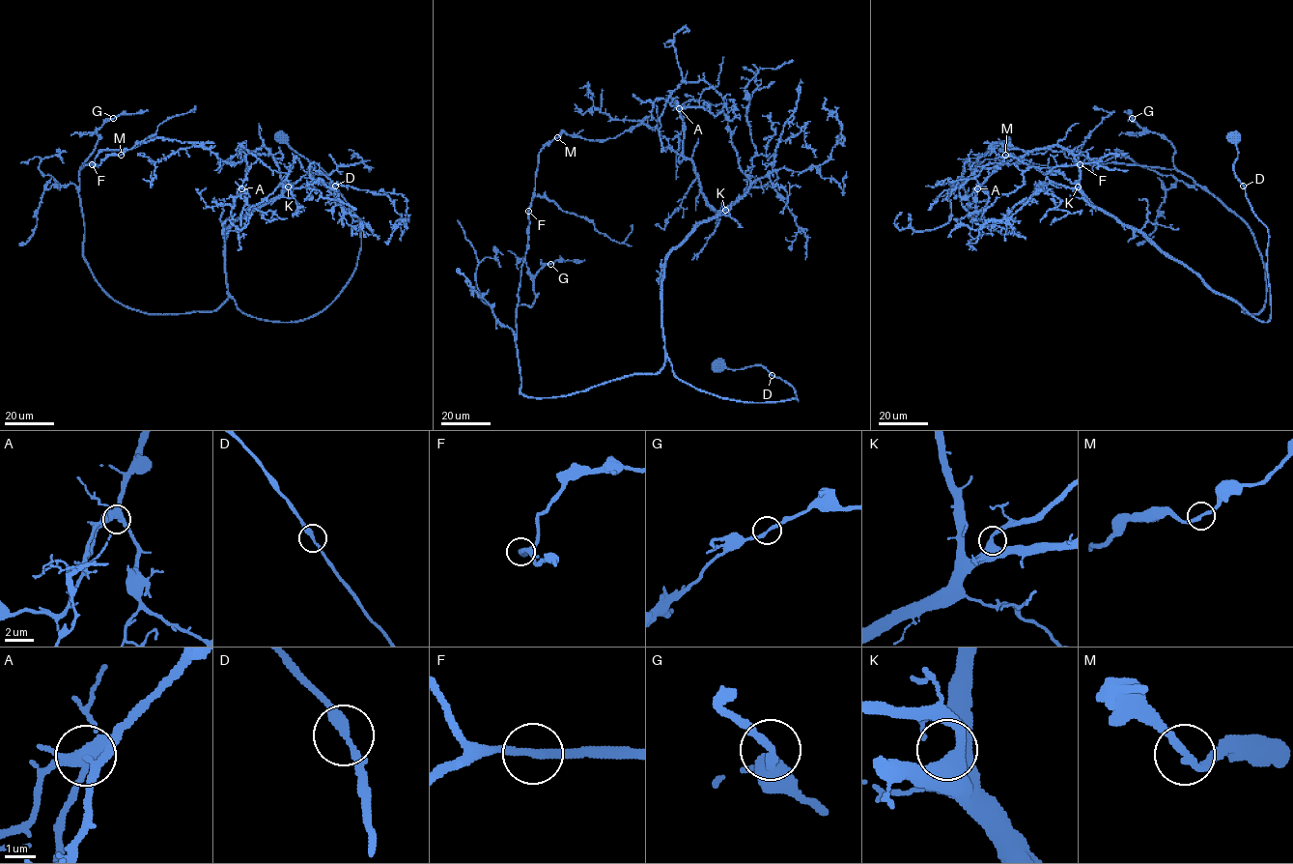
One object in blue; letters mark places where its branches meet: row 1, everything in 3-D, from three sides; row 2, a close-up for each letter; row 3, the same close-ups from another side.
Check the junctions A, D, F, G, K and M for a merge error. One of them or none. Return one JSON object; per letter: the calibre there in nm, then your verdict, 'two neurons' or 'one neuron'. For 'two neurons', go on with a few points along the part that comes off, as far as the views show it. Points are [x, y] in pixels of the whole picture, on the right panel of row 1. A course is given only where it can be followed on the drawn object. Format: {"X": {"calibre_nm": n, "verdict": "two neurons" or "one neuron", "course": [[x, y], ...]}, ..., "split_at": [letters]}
{"A": {"calibre_nm": 190, "verdict": "one neuron"}, "D": {"calibre_nm": 300, "verdict": "one neuron"}, "F": {"calibre_nm": 260, "verdict": "one neuron"}, "G": {"calibre_nm": 240, "verdict": "one neuron"}, "K": {"calibre_nm": 480, "verdict": "one neuron"}, "M": {"calibre_nm": 240, "verdict": "one neuron"}, "split_at": []}

